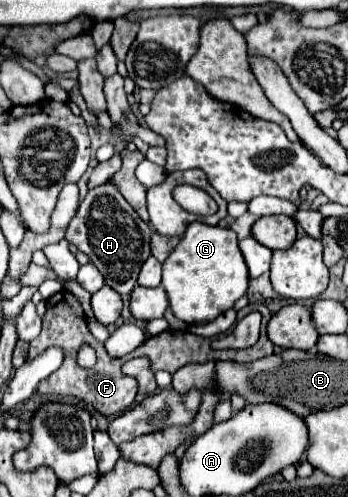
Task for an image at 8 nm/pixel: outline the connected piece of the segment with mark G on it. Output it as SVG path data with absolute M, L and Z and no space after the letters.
M191 223L179 241L179 245L169 253L163 263L163 281L161 281L169 309L173 315L187 325L209 323L221 313L231 309L239 297L245 295L249 285L249 273L245 259L237 245L237 235L231 229L213 227L205 223Z

